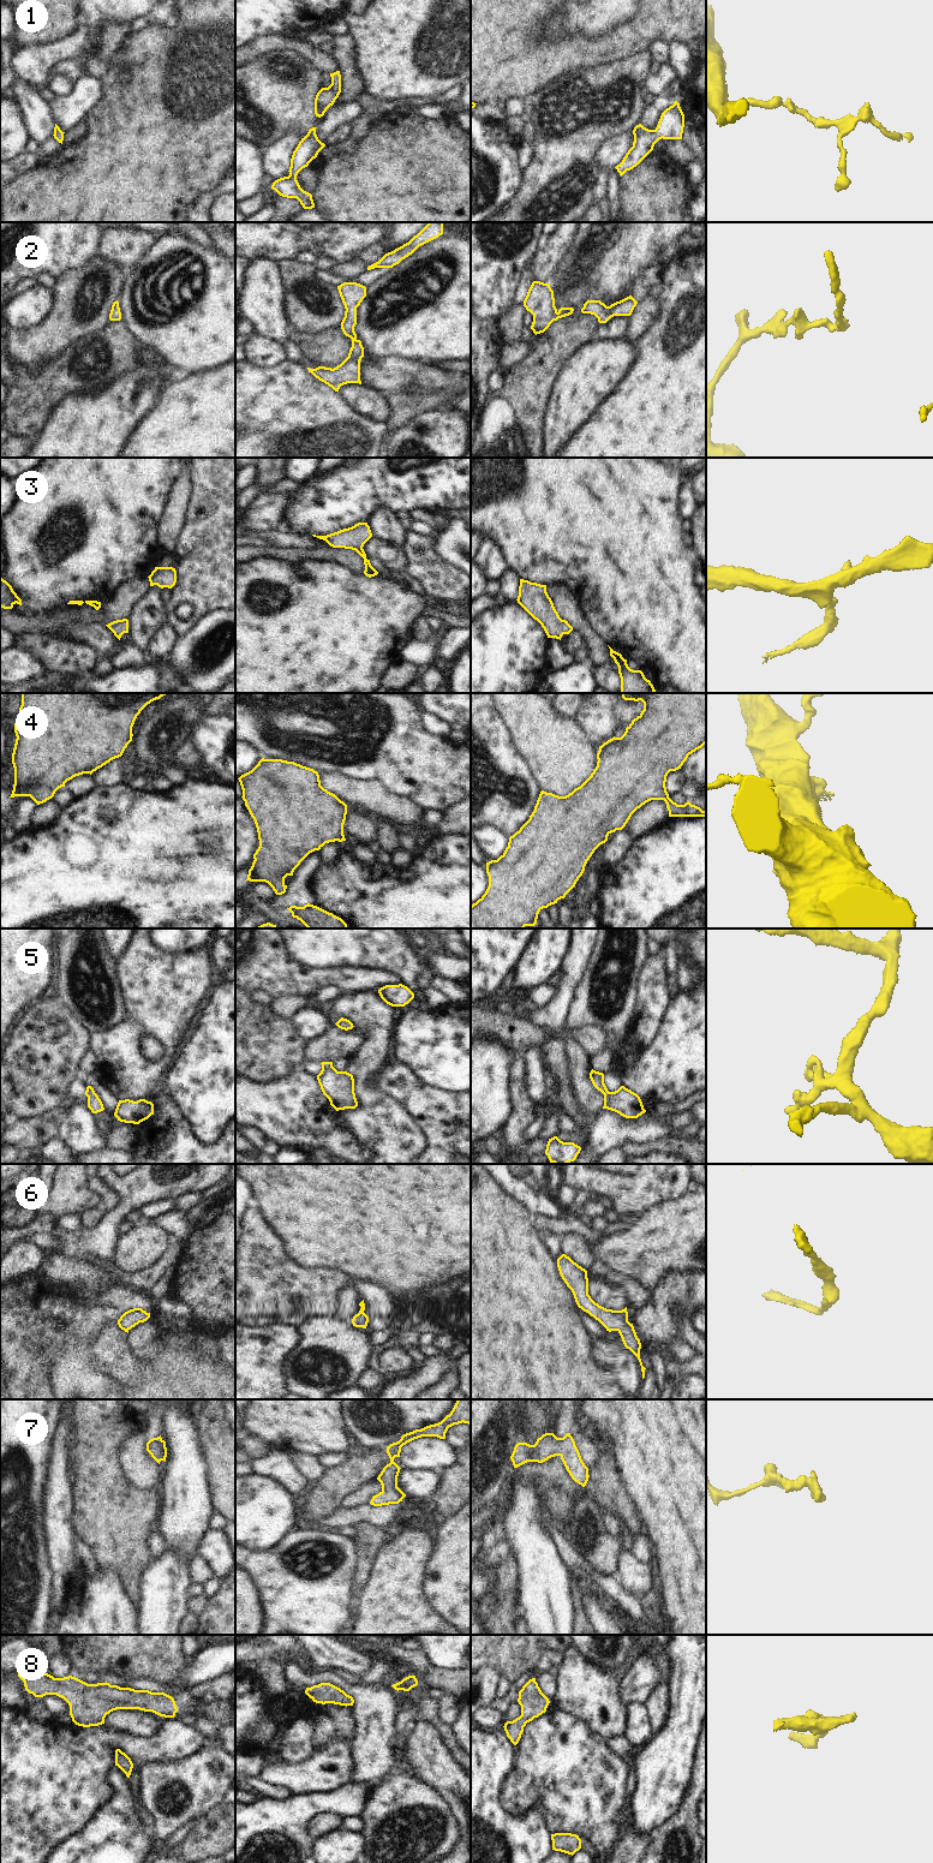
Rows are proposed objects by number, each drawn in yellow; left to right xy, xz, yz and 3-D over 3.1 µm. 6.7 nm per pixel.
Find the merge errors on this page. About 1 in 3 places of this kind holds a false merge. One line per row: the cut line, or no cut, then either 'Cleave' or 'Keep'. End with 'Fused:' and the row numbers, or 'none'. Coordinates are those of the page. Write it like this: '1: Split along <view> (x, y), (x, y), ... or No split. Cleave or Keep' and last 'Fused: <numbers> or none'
1: No split. Keep
2: No split. Keep
3: No split. Keep
4: No split. Keep
5: No split. Keep
6: No split. Keep
7: No split. Keep
8: No split. Keep
Fused: none.

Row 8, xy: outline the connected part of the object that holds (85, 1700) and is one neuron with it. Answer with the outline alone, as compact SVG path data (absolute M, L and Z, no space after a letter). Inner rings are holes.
M34 1667L20 1670L18 1672L18 1677L24 1682L25 1690L35 1697L56 1695L64 1698L70 1706L72 1721L83 1727L104 1724L106 1715L116 1709L139 1709L144 1712L152 1712L165 1718L174 1718L178 1712L174 1698L165 1692L120 1688L118 1685L110 1685L107 1682L88 1684L72 1676L54 1678L48 1673L38 1673Z

